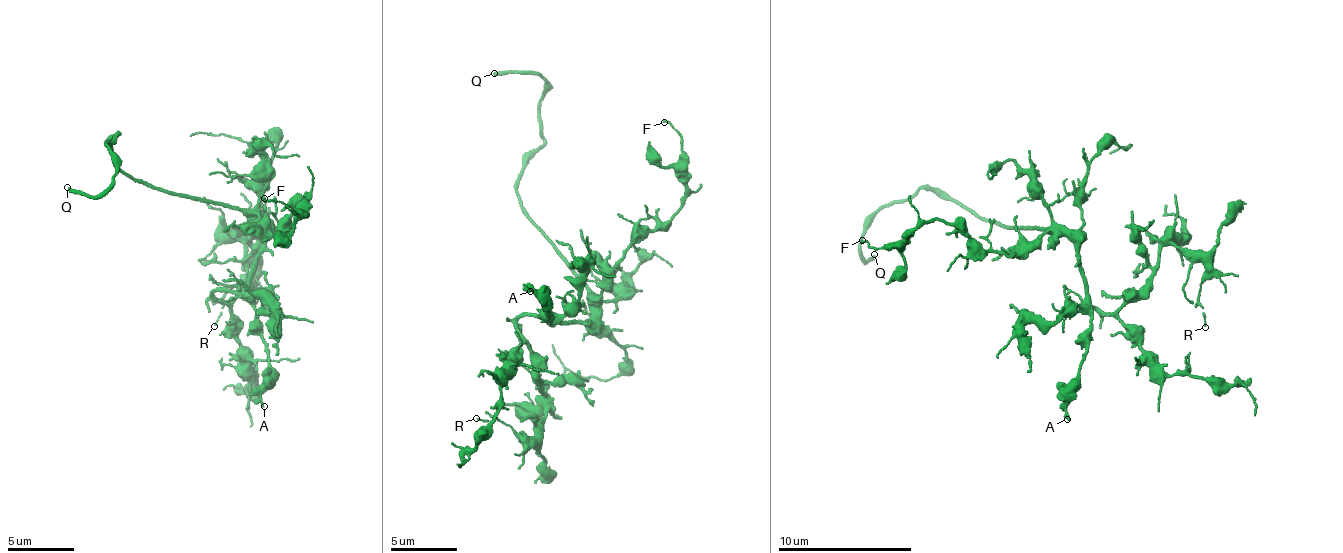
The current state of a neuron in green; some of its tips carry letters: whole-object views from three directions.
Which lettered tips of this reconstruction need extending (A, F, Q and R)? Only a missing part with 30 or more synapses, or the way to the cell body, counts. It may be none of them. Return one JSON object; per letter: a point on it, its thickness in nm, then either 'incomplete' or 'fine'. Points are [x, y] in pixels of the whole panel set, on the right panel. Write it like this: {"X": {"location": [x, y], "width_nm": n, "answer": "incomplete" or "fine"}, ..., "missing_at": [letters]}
{"A": {"location": [1067, 419], "width_nm": 240, "answer": "fine"}, "F": {"location": [862, 240], "width_nm": 120, "answer": "fine"}, "Q": {"location": [874, 254], "width_nm": 280, "answer": "incomplete"}, "R": {"location": [1205, 327], "width_nm": 110, "answer": "fine"}, "missing_at": ["Q"]}

